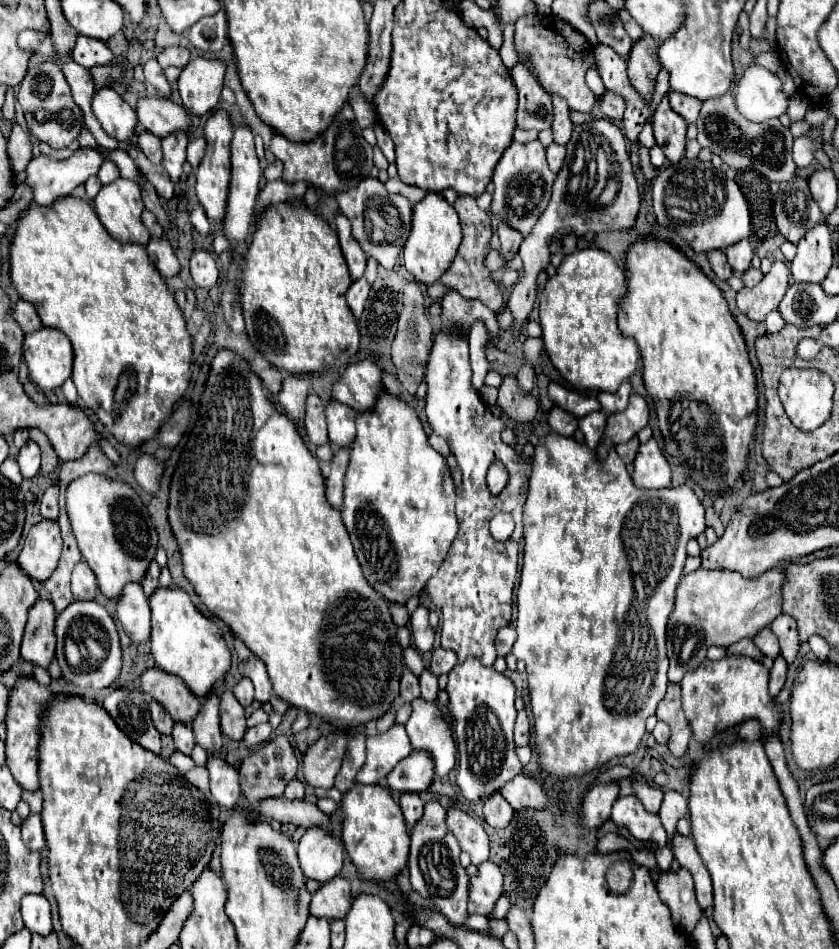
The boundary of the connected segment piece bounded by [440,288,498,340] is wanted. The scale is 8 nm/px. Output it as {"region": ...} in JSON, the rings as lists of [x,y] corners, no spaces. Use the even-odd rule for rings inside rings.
{"region":[[[448,288],[442,298],[442,326],[464,326],[464,330],[470,330],[470,324],[474,320],[486,322],[486,328],[490,332],[490,340],[496,340],[498,336],[498,322],[496,314],[488,310],[480,300],[468,300],[458,290]]]}

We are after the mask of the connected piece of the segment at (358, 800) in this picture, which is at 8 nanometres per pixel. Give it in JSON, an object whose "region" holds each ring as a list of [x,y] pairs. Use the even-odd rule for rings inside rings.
{"region":[[[354,784],[352,790],[342,796],[342,812],[342,842],[360,876],[370,882],[392,880],[408,862],[410,834],[406,830],[402,810],[390,790],[380,784]]]}

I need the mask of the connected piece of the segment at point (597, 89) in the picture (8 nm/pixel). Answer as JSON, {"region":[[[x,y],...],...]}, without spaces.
{"region":[[[588,68],[588,72],[586,72],[586,84],[588,84],[588,88],[590,88],[598,98],[606,92],[606,88],[604,88],[604,84],[602,84],[600,74],[598,74],[596,68]]]}

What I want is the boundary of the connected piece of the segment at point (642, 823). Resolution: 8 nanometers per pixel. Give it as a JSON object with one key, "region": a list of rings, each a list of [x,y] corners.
{"region":[[[636,796],[618,798],[612,808],[612,822],[618,828],[628,828],[630,834],[648,844],[650,850],[666,846],[666,830],[656,814],[648,814]]]}

